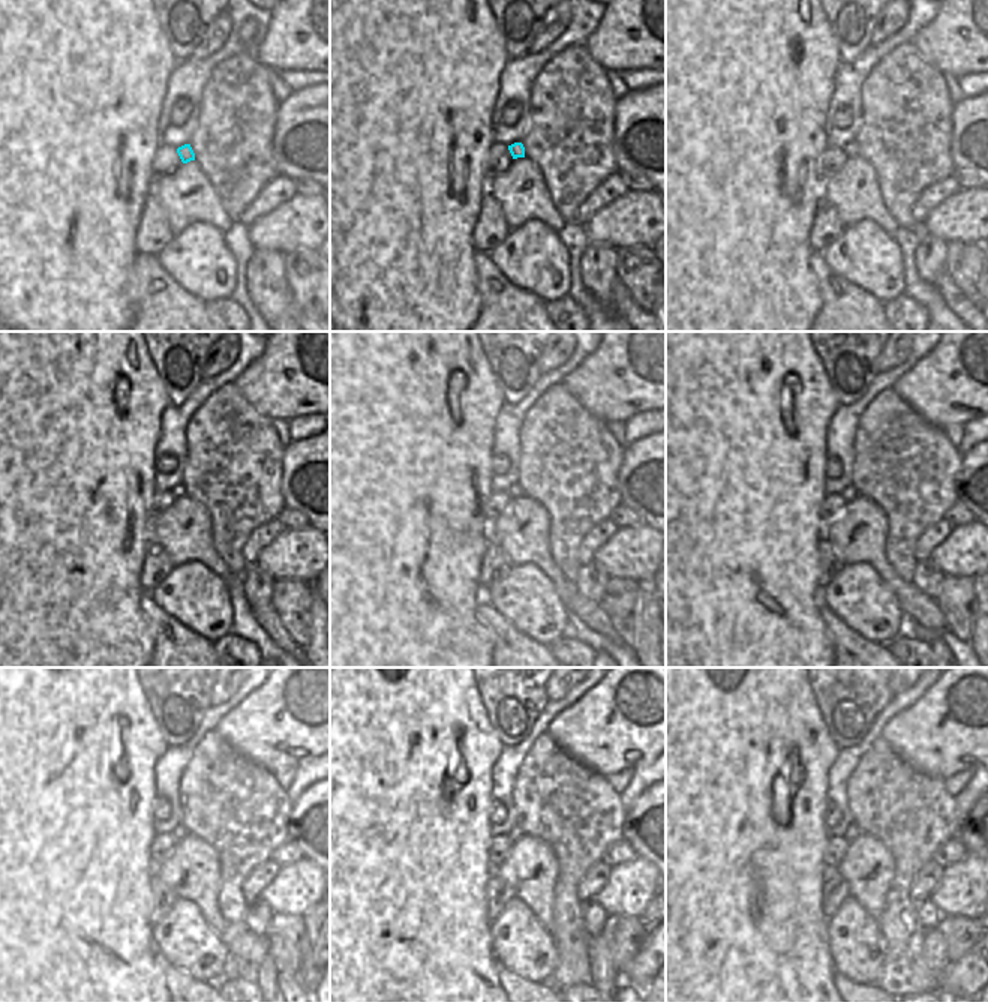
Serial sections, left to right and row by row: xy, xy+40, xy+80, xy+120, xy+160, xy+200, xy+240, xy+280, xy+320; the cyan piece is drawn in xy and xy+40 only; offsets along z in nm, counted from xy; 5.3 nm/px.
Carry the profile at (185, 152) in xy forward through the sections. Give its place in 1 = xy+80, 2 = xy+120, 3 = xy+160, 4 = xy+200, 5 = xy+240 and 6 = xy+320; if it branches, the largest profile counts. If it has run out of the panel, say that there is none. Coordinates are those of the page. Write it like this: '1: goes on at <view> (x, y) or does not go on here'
1: goes on at xy+80 (850, 150)
2: goes on at xy+120 (179, 491)
3: goes on at xy+160 (514, 491)
4: goes on at xy+200 (849, 494)
5: goes on at xy+240 (180, 831)
6: goes on at xy+320 (852, 833)

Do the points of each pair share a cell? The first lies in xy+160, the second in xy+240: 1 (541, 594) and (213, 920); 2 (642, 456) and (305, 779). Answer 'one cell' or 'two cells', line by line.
1: two cells
2: two cells

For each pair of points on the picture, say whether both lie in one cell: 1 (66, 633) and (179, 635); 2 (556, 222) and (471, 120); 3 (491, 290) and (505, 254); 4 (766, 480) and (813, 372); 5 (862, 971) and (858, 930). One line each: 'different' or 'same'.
1: different
2: different
3: different
4: same
5: same

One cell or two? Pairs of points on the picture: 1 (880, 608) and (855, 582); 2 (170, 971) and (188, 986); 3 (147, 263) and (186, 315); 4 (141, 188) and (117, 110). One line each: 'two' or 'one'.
1: one
2: one
3: one
4: one

